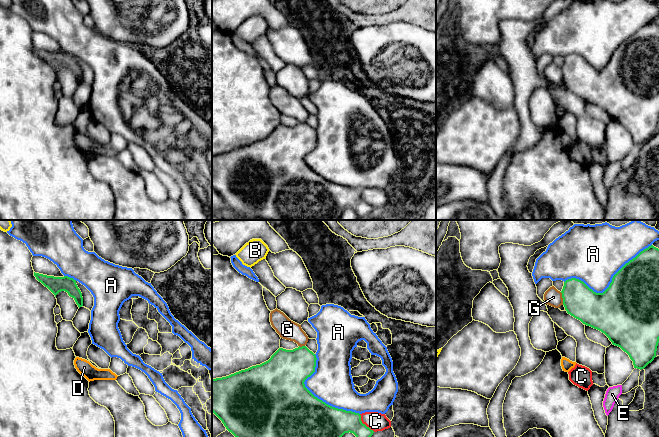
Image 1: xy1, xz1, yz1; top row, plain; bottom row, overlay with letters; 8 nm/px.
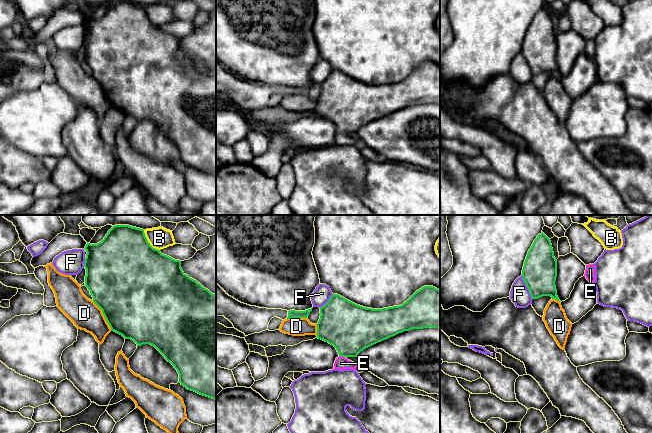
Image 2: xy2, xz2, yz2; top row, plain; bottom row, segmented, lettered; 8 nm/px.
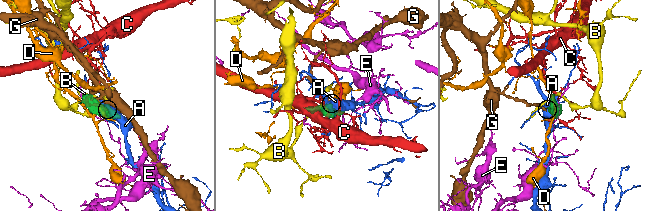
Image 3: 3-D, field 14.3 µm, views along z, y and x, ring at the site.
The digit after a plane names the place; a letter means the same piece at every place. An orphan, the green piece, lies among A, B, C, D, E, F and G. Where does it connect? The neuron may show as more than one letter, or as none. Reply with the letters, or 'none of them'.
none of them

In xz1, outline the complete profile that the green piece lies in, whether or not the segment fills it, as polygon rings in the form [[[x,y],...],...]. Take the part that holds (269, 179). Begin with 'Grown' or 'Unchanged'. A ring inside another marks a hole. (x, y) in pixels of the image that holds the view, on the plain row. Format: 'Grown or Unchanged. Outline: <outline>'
Unchanged. Outline: [[[306,122],[298,123],[293,126],[279,124],[271,134],[256,142],[241,146],[226,153],[212,155],[212,188],[222,197],[226,205],[231,208],[236,214],[250,218],[262,218],[265,220],[339,220],[341,213],[345,209],[353,209],[359,218],[367,218],[373,211],[374,207],[367,203],[361,197],[361,191],[352,187],[346,187],[332,183],[322,176],[315,173],[306,163],[305,156],[315,148],[316,131]]]

